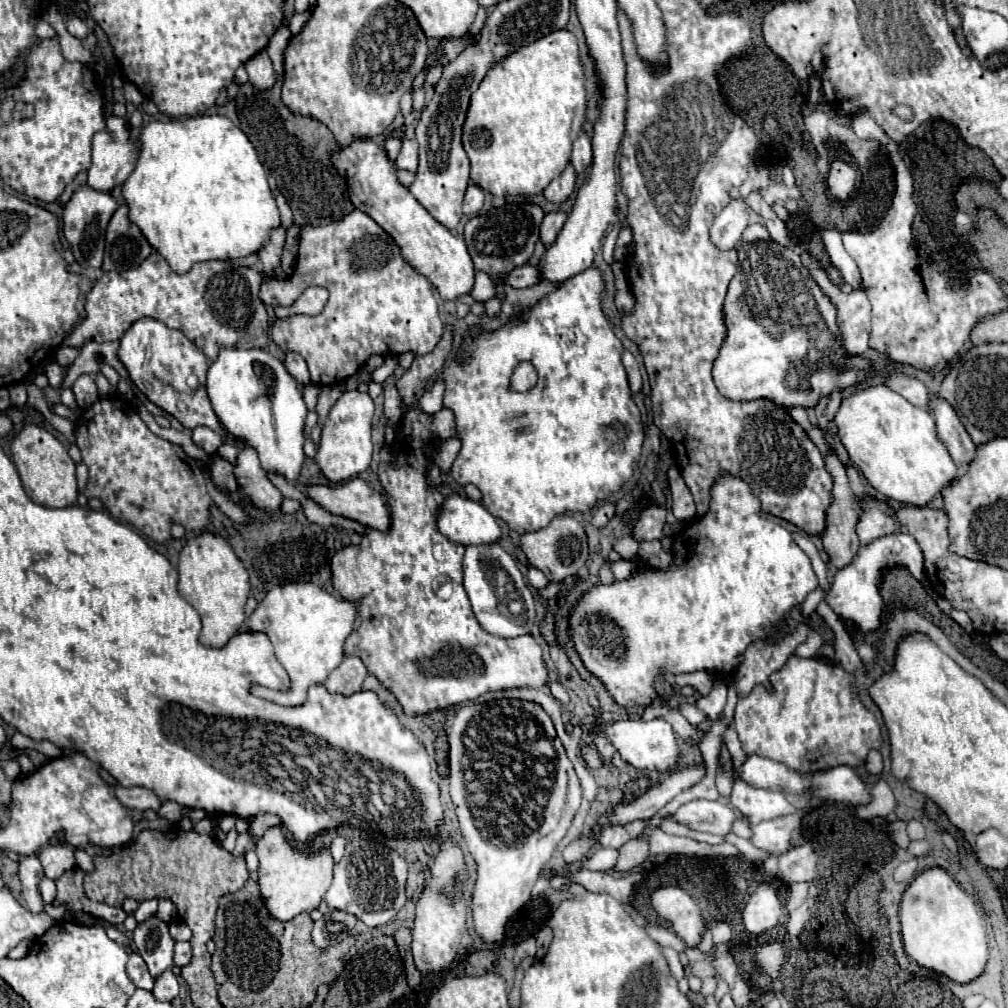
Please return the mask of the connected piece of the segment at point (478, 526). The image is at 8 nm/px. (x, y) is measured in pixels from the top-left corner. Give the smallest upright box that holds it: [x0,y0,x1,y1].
[439,495,501,545]

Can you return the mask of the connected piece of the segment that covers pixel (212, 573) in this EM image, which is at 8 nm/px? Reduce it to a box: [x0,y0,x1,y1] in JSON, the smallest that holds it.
[177,531,249,647]

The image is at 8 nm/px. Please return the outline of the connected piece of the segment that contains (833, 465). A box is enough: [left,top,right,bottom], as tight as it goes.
[823,455,859,569]

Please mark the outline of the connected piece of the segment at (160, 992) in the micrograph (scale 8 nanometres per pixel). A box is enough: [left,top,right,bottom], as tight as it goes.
[153,969,179,1001]

